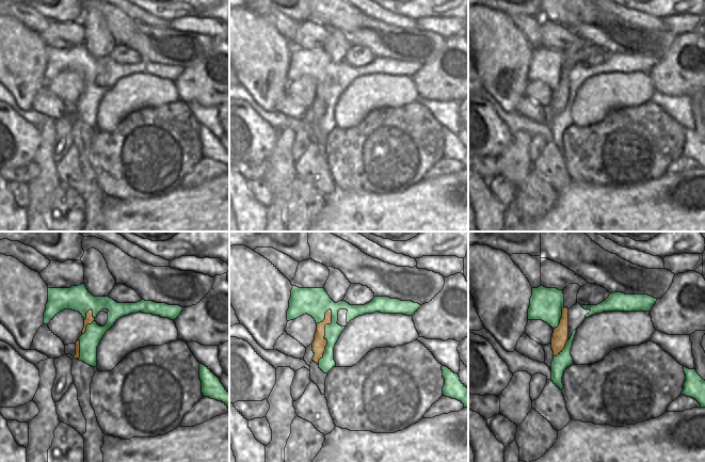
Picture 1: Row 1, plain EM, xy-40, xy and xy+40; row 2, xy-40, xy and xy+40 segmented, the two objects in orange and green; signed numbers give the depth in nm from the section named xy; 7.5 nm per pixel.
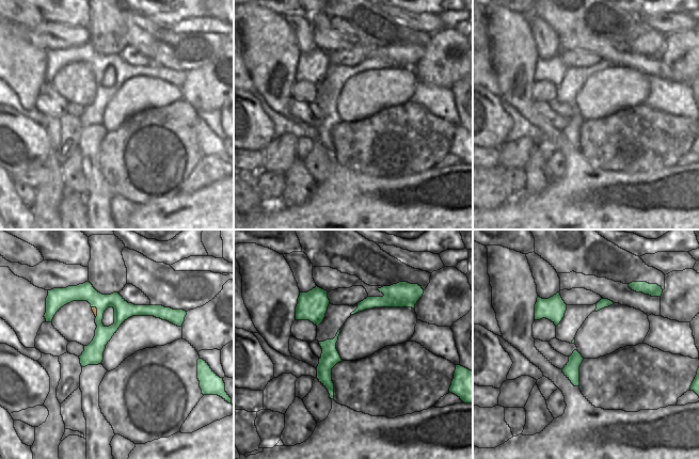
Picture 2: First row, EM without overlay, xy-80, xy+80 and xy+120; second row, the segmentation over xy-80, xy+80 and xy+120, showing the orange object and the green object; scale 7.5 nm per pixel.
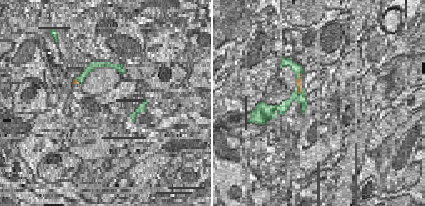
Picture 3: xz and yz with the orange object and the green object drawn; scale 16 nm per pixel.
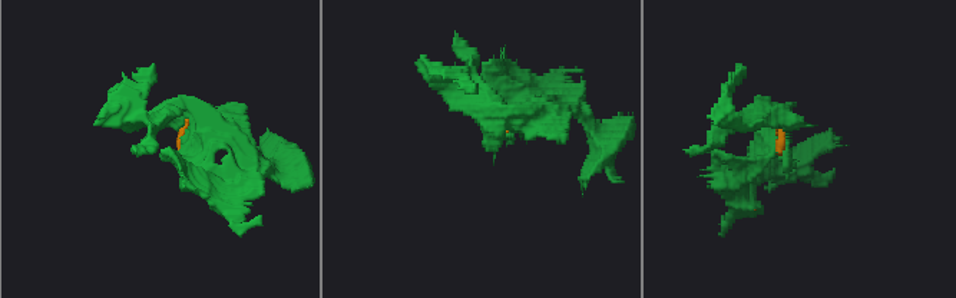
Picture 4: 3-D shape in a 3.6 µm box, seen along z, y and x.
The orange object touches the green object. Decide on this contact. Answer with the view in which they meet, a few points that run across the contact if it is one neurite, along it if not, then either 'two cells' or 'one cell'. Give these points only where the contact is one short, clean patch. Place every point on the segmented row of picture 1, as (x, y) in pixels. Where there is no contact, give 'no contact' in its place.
meets orange in xy; line xy (330, 308), (326, 346), (318, 364); two cells

